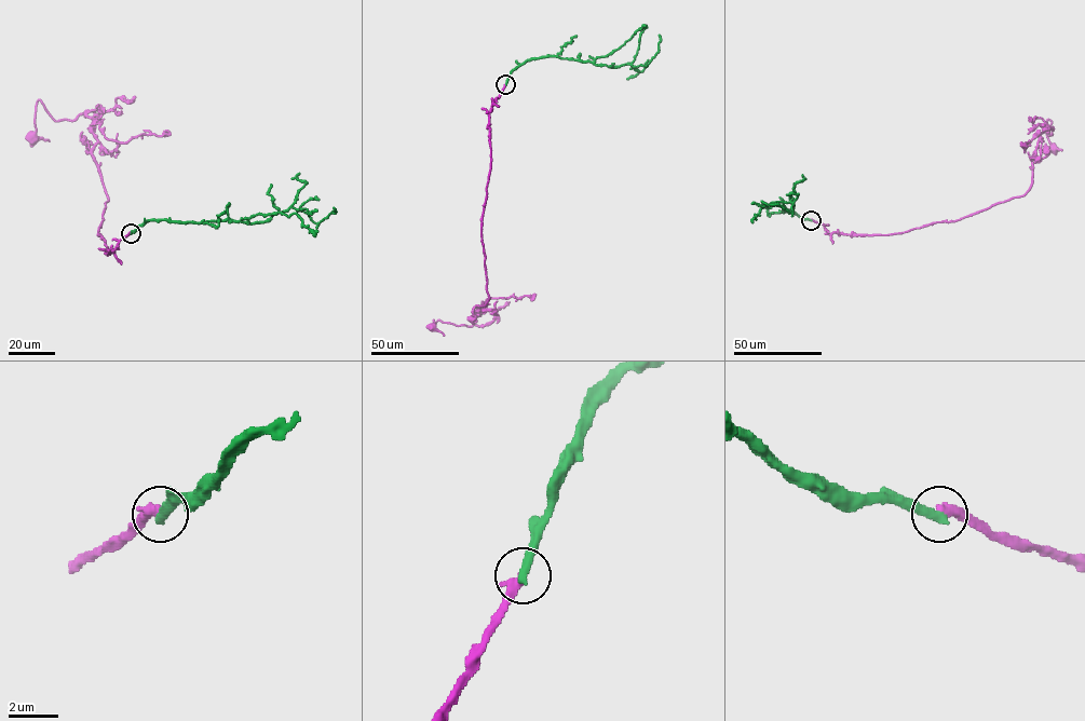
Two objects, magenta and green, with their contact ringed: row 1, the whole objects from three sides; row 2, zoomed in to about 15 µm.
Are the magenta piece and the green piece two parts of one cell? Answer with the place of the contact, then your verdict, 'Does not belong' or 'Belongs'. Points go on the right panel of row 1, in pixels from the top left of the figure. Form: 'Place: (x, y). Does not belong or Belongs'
Place: (811, 220). Does not belong

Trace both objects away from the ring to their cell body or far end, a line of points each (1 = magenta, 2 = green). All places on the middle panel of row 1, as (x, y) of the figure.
1: (506, 84), (489, 113), (490, 166), (482, 228), (488, 300), (476, 305), (471, 326), (433, 321), (432, 327)
2: (506, 84), (513, 69), (528, 60), (542, 57), (557, 56), (613, 67), (647, 65), (659, 51), (659, 35)

